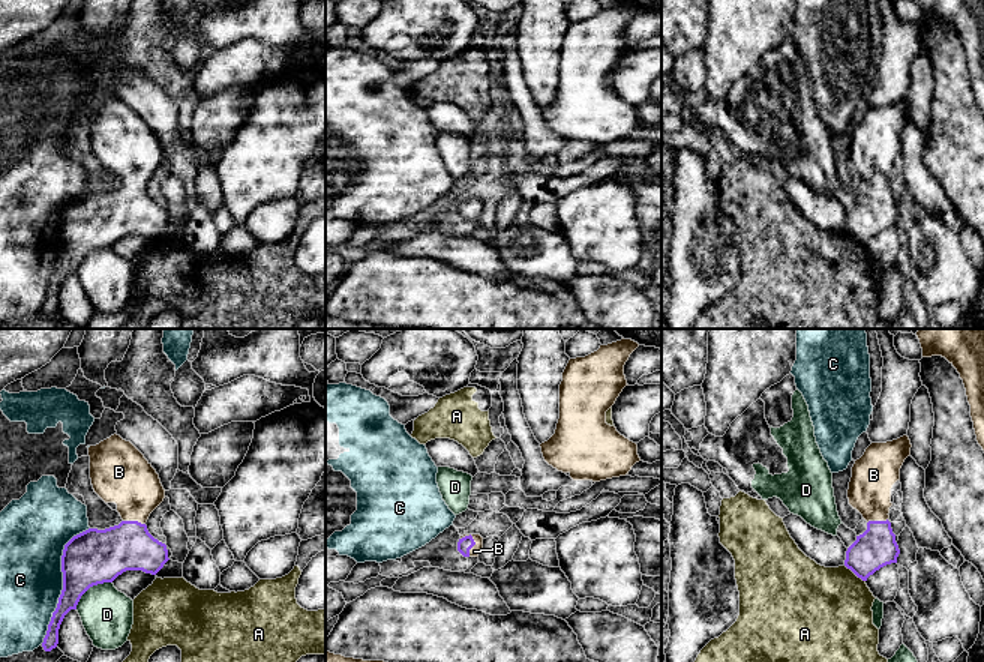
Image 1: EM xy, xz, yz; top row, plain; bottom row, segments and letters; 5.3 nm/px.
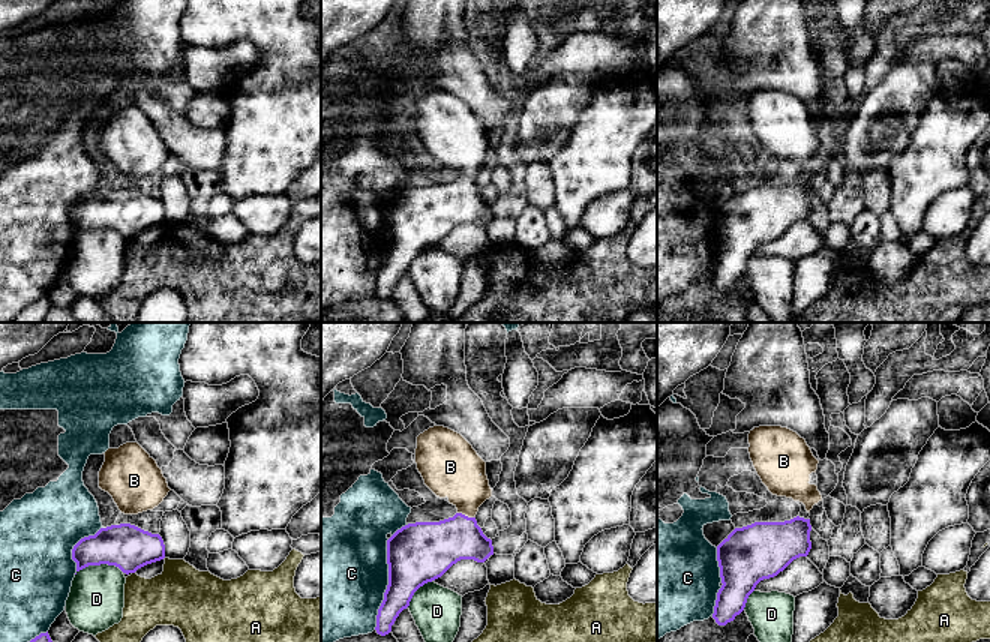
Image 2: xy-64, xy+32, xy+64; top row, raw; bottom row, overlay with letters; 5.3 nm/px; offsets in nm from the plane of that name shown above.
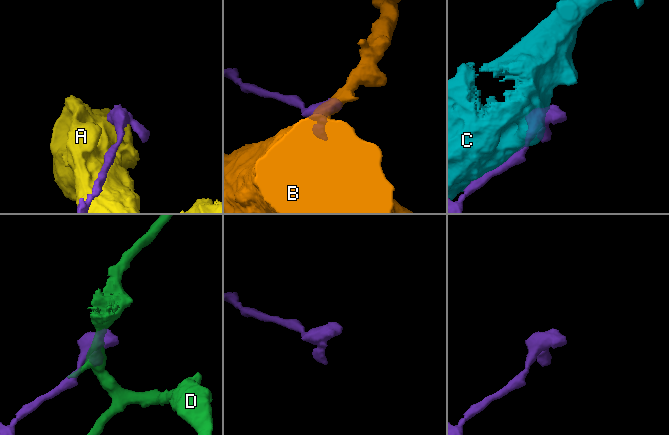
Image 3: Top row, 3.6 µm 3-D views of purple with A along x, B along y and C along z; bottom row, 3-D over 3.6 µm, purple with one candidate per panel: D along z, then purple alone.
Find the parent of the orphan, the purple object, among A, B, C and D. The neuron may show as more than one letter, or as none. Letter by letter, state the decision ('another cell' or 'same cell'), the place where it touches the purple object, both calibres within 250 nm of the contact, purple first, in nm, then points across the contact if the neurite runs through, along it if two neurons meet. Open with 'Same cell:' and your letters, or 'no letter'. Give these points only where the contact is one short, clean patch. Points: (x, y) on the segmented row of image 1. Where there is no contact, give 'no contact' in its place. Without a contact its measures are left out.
Same cell: B
A: another cell | yz (855, 574) | 220/460 nm
B: same cell | xz (474, 544) | 80/60 nm | across xz (465, 544), (474, 544), (474, 551)
C: another cell | xy (63, 583) | 300/340 nm
D: another cell | xy (90, 586) | 300/280 nm

